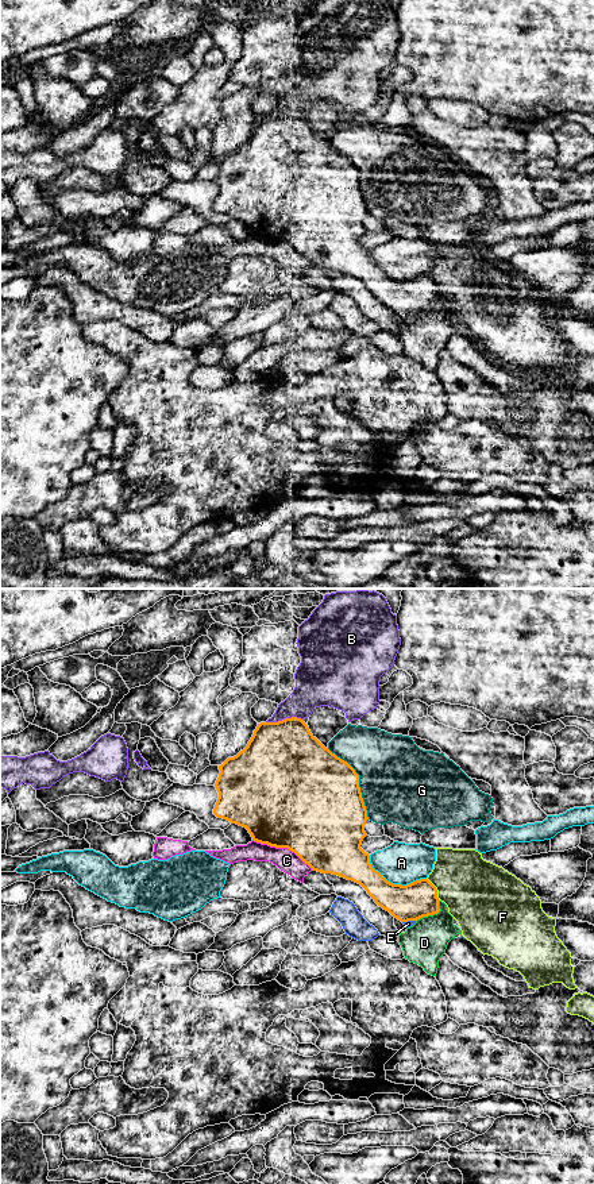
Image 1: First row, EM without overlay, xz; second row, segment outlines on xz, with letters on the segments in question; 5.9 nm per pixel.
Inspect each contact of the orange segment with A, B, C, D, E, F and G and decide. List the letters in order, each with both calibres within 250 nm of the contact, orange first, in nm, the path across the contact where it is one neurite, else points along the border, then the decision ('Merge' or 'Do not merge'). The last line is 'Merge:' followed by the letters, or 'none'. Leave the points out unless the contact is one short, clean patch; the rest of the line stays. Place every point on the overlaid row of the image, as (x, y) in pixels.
A: Thickness 220 nm (orange) against 240 nm. Do not merge
B: Thickness 460 nm (orange) against 220 nm. Do not merge
C: Thickness 500 nm (orange) against 130 nm. Do not merge
D: Thickness 220 nm (orange) against 260 nm. Boundary: xz (439, 901), (439, 910), (436, 913), (423, 916), (416, 921). Do not merge
E: Thickness 220 nm (orange) against 40 nm. Boundary: xz (415, 920), (402, 922). Do not merge
F: Thickness 220 nm (orange) against 400 nm. Do not merge
G: Thickness 500 nm (orange) against 480 nm. Do not merge
Merge: none

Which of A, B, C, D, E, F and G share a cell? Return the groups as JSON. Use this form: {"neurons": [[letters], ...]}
{"neurons": [["A"], ["B"], ["C"], ["D", "E"], ["F"], ["G"]]}

